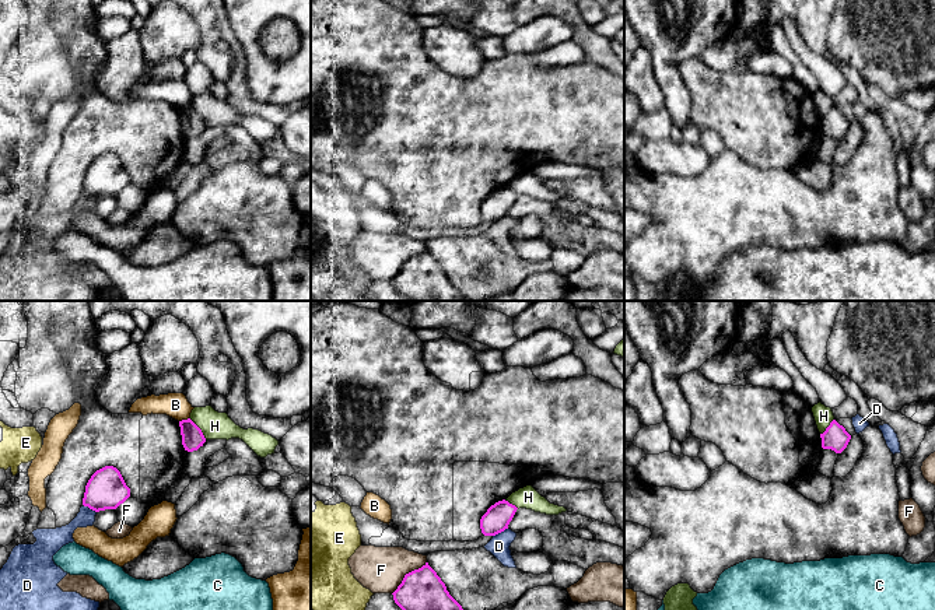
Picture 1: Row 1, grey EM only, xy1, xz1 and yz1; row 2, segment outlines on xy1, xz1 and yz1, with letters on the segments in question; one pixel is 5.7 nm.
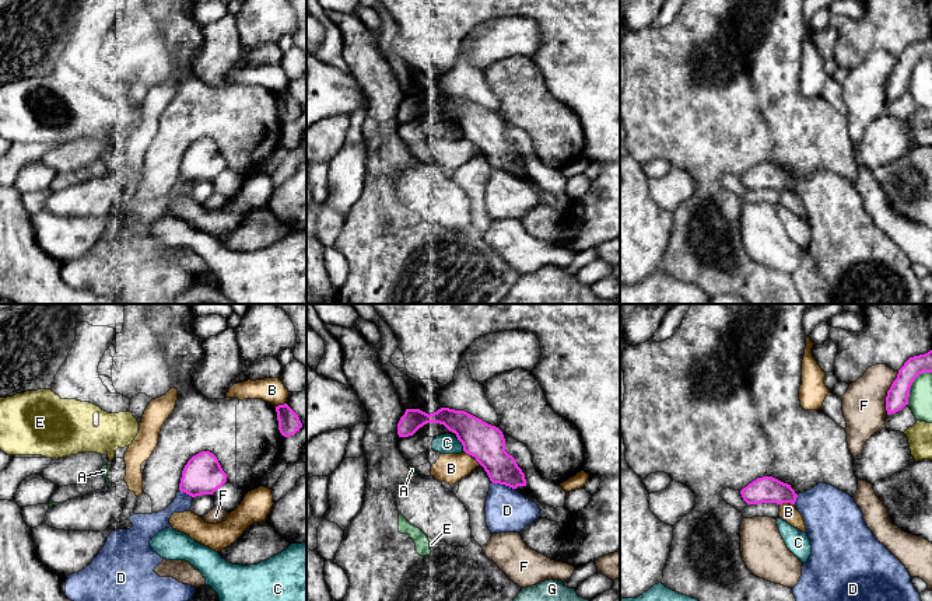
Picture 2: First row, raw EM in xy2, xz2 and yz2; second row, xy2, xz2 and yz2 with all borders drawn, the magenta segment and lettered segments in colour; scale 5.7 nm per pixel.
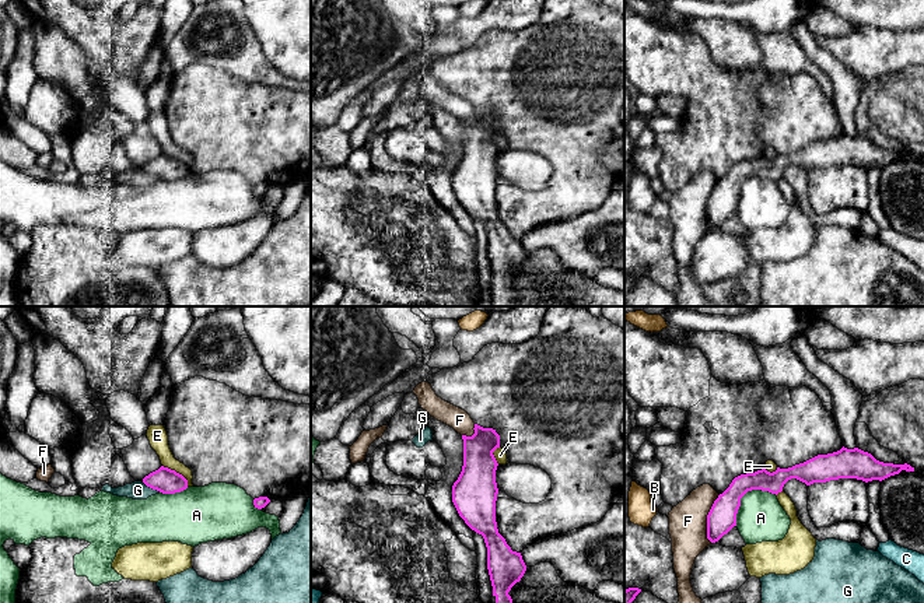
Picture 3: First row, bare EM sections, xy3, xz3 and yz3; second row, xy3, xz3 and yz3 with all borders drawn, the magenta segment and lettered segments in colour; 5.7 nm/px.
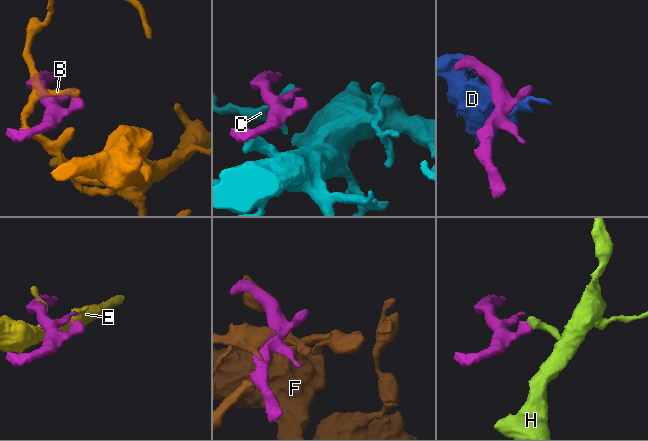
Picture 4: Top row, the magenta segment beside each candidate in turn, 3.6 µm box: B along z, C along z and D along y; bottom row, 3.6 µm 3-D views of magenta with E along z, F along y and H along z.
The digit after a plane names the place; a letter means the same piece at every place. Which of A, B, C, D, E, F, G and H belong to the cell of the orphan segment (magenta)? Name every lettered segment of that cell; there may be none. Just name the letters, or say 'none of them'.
D

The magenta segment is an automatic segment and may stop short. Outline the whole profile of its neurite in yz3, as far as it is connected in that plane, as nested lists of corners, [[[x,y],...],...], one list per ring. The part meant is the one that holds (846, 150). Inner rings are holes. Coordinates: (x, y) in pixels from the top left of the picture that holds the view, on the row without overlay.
[[[843,133],[837,139],[818,141],[788,155],[777,154],[773,159],[762,155],[755,159],[741,161],[714,187],[707,201],[707,225],[715,229],[736,213],[741,185],[748,178],[762,176],[777,182],[791,165],[797,165],[806,172],[839,165],[857,165],[865,169],[872,166],[882,168],[899,161],[902,157],[914,158],[914,154],[907,150],[883,150],[858,134],[847,136]]]

